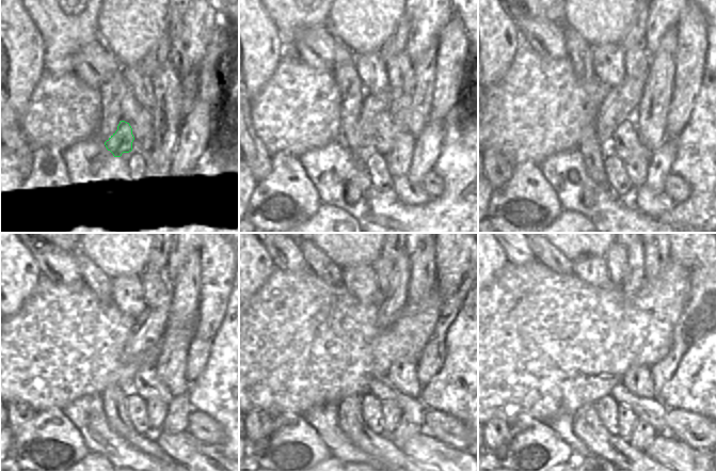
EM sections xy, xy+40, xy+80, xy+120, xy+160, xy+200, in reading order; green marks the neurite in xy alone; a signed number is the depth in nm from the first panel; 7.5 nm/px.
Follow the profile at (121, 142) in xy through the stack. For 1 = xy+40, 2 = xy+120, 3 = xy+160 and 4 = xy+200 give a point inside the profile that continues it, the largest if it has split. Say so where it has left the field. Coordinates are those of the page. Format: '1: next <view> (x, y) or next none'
1: next xy+40 (372, 105)
2: next xy+120 (147, 332)
3: next xy+160 (388, 309)
4: next xy+200 (635, 276)

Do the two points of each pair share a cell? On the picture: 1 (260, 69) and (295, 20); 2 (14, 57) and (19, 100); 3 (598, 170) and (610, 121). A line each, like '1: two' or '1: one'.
1: two
2: one
3: two

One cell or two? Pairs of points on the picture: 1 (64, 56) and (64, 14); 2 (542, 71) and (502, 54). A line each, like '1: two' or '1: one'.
1: one
2: two

